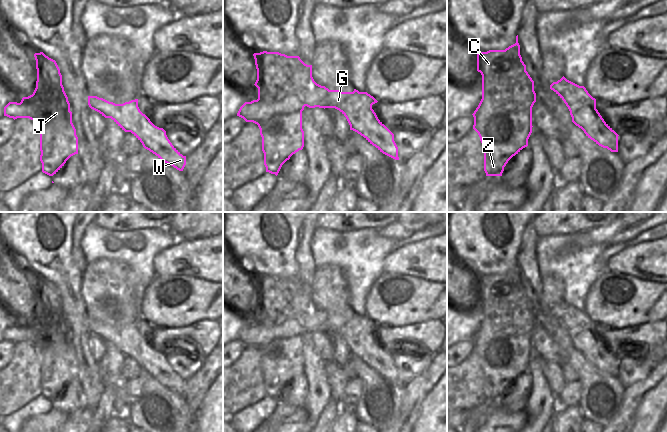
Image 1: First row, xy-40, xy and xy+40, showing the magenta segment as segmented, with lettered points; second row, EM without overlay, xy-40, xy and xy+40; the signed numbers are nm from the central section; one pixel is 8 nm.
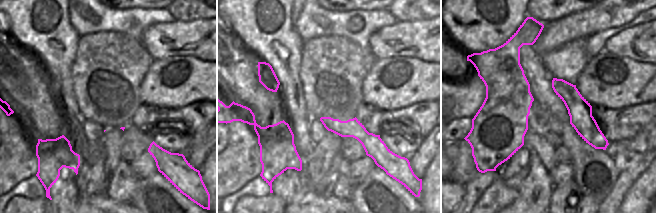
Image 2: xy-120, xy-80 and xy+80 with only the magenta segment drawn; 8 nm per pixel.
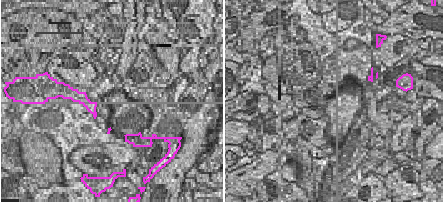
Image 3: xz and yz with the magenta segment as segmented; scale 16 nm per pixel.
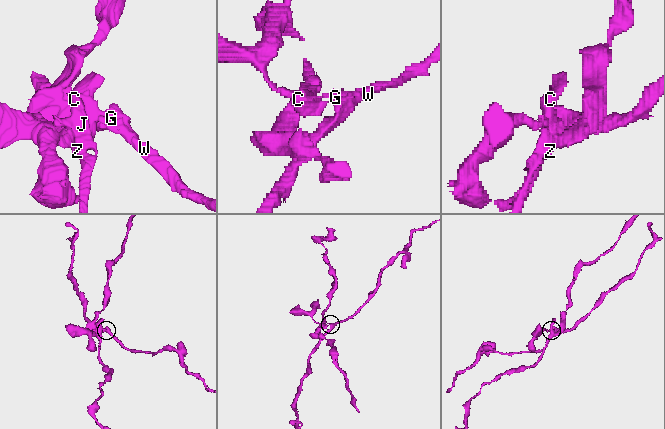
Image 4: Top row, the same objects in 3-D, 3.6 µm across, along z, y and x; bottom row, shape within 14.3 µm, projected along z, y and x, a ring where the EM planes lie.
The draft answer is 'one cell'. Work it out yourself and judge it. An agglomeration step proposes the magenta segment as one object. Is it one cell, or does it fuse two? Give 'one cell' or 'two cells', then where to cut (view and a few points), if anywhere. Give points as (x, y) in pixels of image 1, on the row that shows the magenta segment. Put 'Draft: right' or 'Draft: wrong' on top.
Draft: wrong
two cells; cut xy (330, 90), (327, 107)

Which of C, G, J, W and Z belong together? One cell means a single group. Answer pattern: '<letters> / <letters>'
C J Z / G W

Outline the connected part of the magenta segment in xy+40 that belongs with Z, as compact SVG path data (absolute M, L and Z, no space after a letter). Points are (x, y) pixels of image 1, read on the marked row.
M518 35L516 43L505 50L489 50L477 53L477 71L482 75L482 99L472 114L473 129L478 133L484 149L484 171L486 176L502 176L508 161L528 146L532 133L532 107L536 102L534 81L526 71L526 65L520 55Z

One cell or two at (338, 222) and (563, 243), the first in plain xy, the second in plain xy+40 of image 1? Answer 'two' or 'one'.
two

